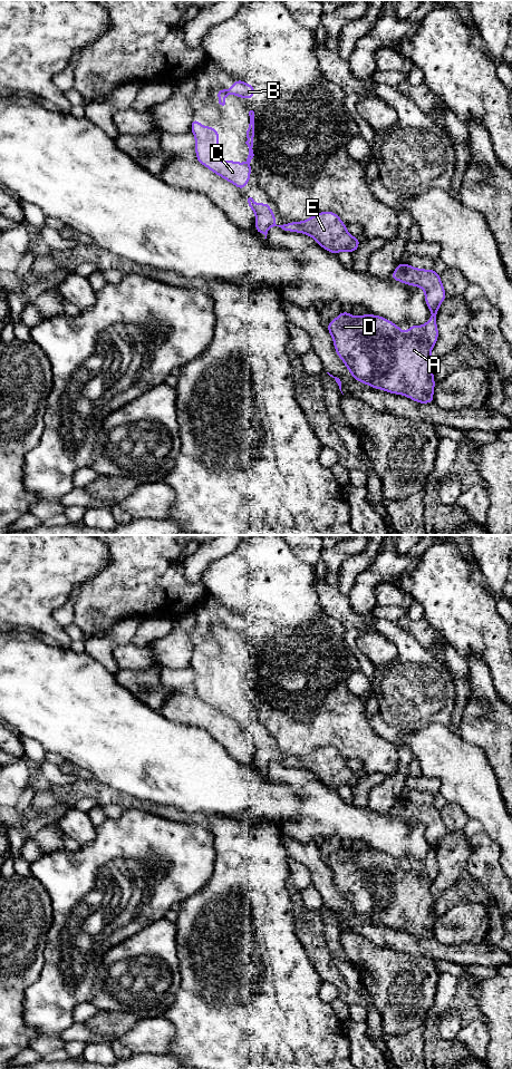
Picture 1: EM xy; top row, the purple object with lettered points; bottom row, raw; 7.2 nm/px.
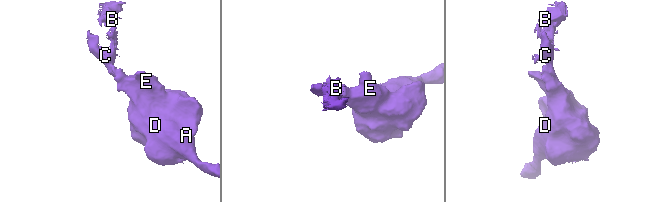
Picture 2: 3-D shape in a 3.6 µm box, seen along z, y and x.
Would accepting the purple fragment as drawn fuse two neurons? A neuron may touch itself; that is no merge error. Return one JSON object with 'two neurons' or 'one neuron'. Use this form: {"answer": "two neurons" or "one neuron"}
{"answer": "one neuron"}

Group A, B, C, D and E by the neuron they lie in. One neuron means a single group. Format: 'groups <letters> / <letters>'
groups A B C D E

